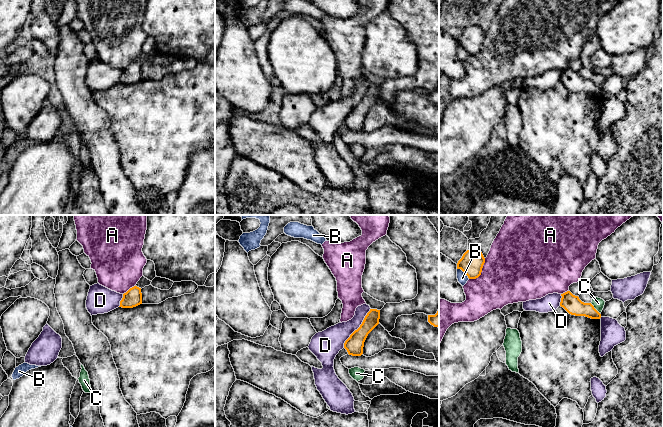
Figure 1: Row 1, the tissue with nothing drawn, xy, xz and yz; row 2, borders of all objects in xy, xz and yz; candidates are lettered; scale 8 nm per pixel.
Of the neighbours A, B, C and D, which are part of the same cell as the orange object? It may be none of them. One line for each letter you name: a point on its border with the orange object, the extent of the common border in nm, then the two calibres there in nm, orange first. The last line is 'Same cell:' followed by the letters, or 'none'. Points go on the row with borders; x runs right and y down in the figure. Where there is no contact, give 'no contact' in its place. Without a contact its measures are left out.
Same cell: none

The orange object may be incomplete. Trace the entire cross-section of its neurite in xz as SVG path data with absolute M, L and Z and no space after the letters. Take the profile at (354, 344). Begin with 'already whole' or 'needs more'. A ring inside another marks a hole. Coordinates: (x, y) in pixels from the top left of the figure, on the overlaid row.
already whole | M370 309L360 327L345 341L344 348L349 355L361 356L368 334L379 324L380 310Z

